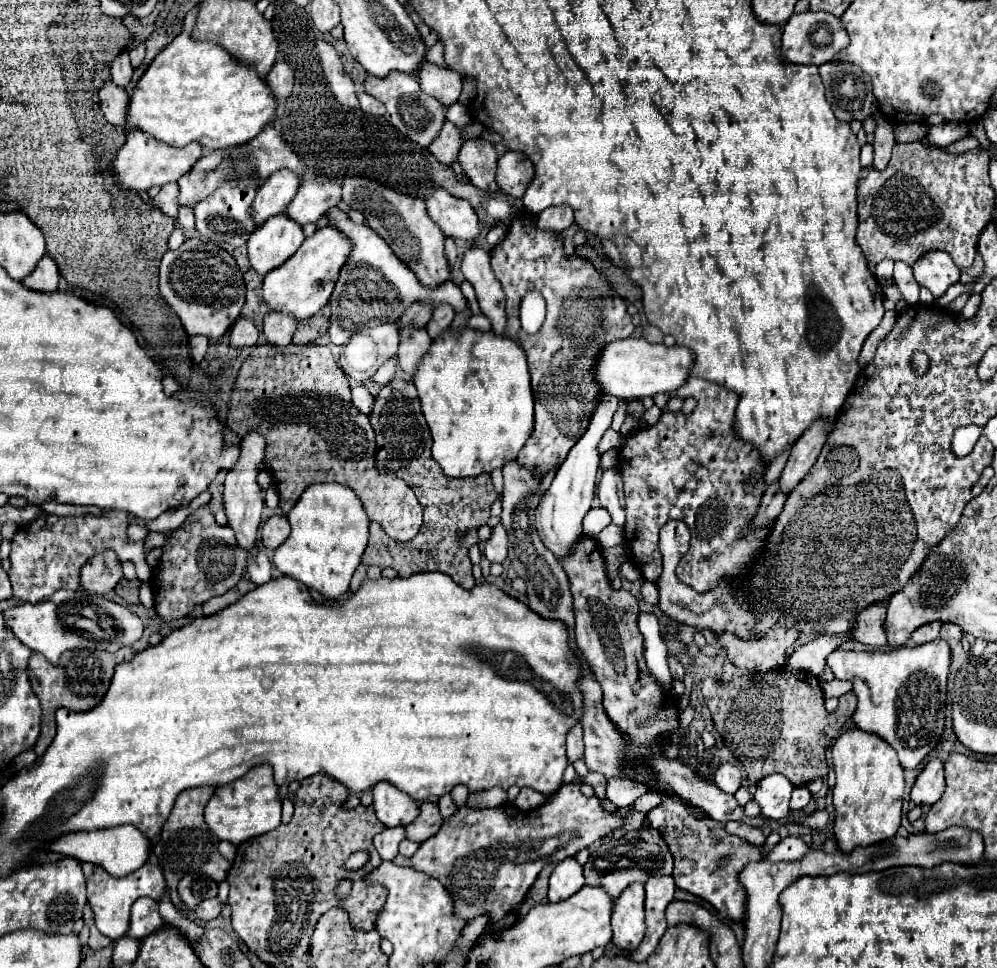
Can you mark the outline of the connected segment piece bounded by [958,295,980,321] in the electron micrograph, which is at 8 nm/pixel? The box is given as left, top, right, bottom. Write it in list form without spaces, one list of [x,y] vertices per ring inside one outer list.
[[[970,295],[970,299],[968,299],[968,303],[964,305],[964,309],[958,313],[958,319],[964,321],[964,319],[974,317],[976,311],[978,311],[978,305],[980,305],[980,295]]]

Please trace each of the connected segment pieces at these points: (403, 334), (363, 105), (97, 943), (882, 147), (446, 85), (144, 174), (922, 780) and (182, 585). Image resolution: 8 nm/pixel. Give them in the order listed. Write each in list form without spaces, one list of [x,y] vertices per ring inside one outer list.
[[[400,327],[400,351],[398,351],[398,363],[400,367],[412,375],[416,371],[416,363],[422,359],[424,351],[428,351],[432,339],[426,333],[426,327]]]
[[[360,93],[358,99],[360,99],[360,109],[362,109],[362,111],[366,111],[366,113],[370,113],[370,115],[378,115],[378,117],[382,117],[382,115],[386,113],[386,107],[384,107],[378,99],[374,99],[372,95]]]
[[[92,925],[92,927],[90,927],[90,939],[88,939],[88,945],[90,945],[90,949],[98,951],[98,949],[104,949],[106,945],[112,945],[112,941],[110,941],[108,937],[102,937],[102,935],[98,933],[98,929]]]
[[[876,113],[874,119],[878,121],[878,127],[874,131],[874,169],[882,171],[886,169],[888,161],[890,161],[890,153],[894,147],[894,133],[892,133],[892,125],[880,115]]]
[[[424,61],[424,67],[420,67],[420,71],[416,73],[416,79],[424,93],[436,97],[446,107],[456,103],[460,97],[462,75],[452,69],[444,69],[430,61]]]
[[[134,129],[128,133],[124,147],[118,151],[118,155],[112,163],[112,175],[118,185],[132,189],[136,193],[142,193],[142,191],[150,189],[152,185],[164,185],[164,183],[176,181],[180,175],[188,173],[202,155],[204,155],[204,149],[198,141],[192,141],[186,147],[178,149],[178,147],[166,145],[166,143],[154,139],[152,135],[148,135],[140,129]]]
[[[932,759],[926,763],[922,773],[916,777],[910,799],[916,805],[934,805],[944,793],[944,763],[940,759]]]
[[[200,507],[186,517],[186,521],[166,533],[166,543],[162,545],[162,557],[154,569],[154,579],[150,581],[154,589],[154,609],[162,621],[182,619],[192,613],[196,605],[226,593],[232,589],[246,573],[248,553],[236,543],[234,531],[228,525],[218,525],[214,513],[208,507]]]

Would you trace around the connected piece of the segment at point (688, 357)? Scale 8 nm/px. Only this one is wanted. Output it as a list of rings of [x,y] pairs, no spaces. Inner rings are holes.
[[[630,337],[630,339],[614,341],[604,347],[596,363],[596,379],[600,381],[602,391],[608,395],[614,395],[618,399],[640,399],[640,397],[652,397],[656,393],[674,393],[676,389],[680,389],[690,377],[692,363],[694,363],[694,355],[688,347],[682,345],[666,347],[664,343],[648,343],[642,337]]]

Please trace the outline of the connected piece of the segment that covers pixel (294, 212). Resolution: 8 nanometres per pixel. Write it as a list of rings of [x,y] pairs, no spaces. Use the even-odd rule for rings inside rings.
[[[306,177],[300,185],[296,197],[286,209],[286,215],[296,219],[296,223],[316,223],[324,211],[336,207],[342,199],[342,183],[328,177]]]

